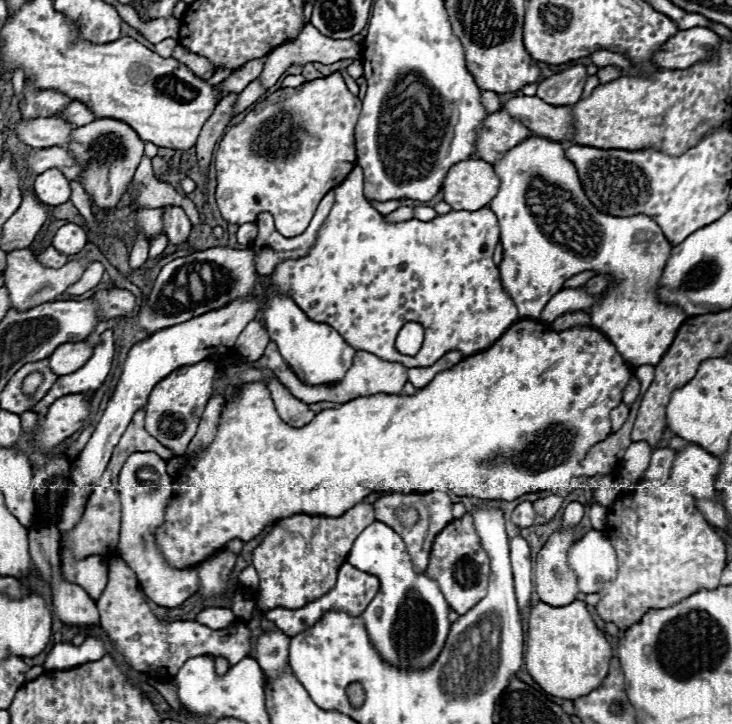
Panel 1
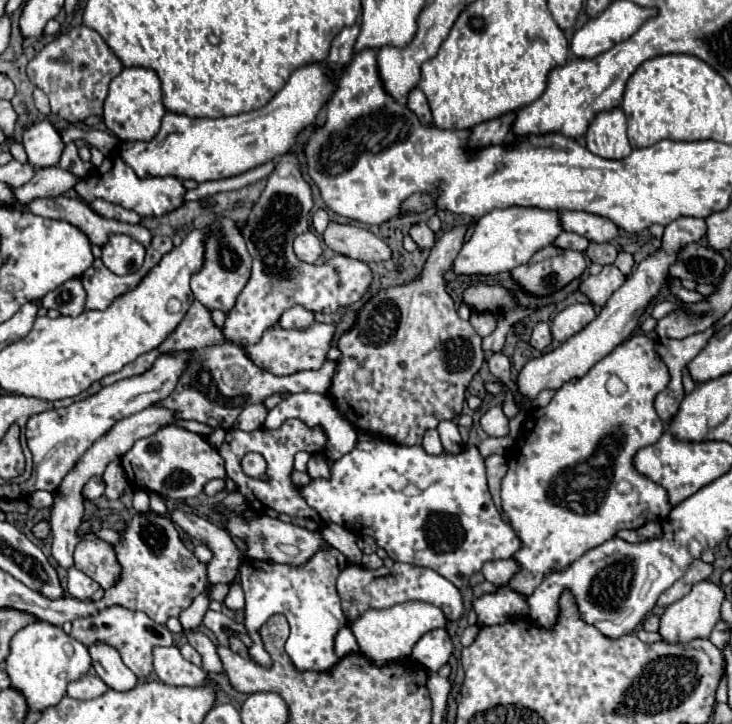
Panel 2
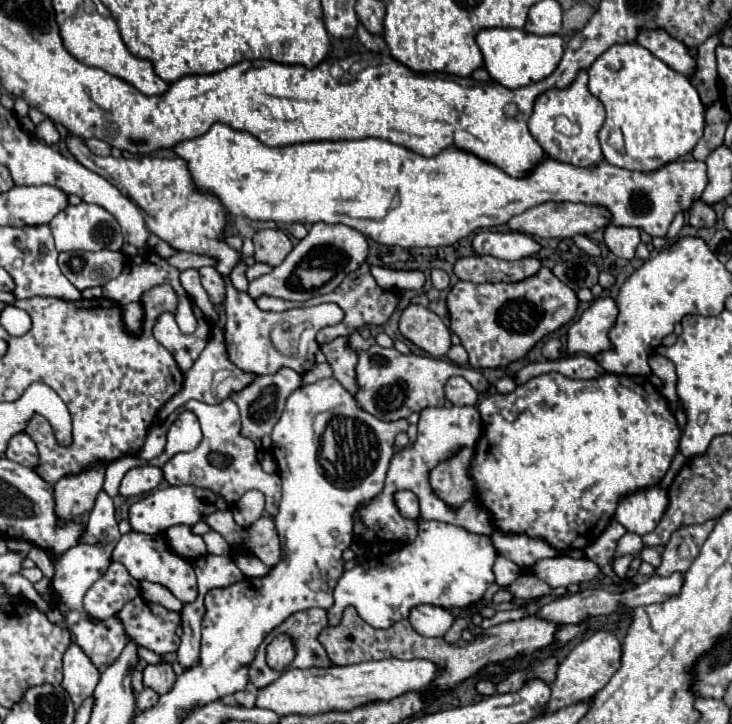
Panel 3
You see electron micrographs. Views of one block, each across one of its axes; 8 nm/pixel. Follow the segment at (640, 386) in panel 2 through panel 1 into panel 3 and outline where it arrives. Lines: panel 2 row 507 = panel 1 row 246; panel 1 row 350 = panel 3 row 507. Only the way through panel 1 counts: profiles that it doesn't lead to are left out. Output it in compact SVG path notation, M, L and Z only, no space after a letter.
M652 486L648 490L638 490L630 496L626 496L614 518L634 534L648 534L654 530L654 526L660 522L664 510L668 506L668 494L666 490L660 490L660 486Z

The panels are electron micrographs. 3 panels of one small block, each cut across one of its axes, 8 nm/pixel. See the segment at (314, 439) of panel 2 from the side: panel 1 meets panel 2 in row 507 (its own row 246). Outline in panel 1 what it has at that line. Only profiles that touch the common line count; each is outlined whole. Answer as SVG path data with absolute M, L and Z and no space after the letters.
M330 190L318 210L314 212L314 218L310 220L310 226L294 238L284 238L282 234L276 232L272 216L268 212L262 212L256 218L256 226L258 226L258 236L256 240L250 244L250 248L254 248L254 266L256 272L260 276L268 276L274 272L276 264L280 264L282 260L290 260L290 258L300 258L308 252L308 248L314 244L316 232L320 230L320 226L324 224L324 220L328 218L328 212L334 204L334 192Z

